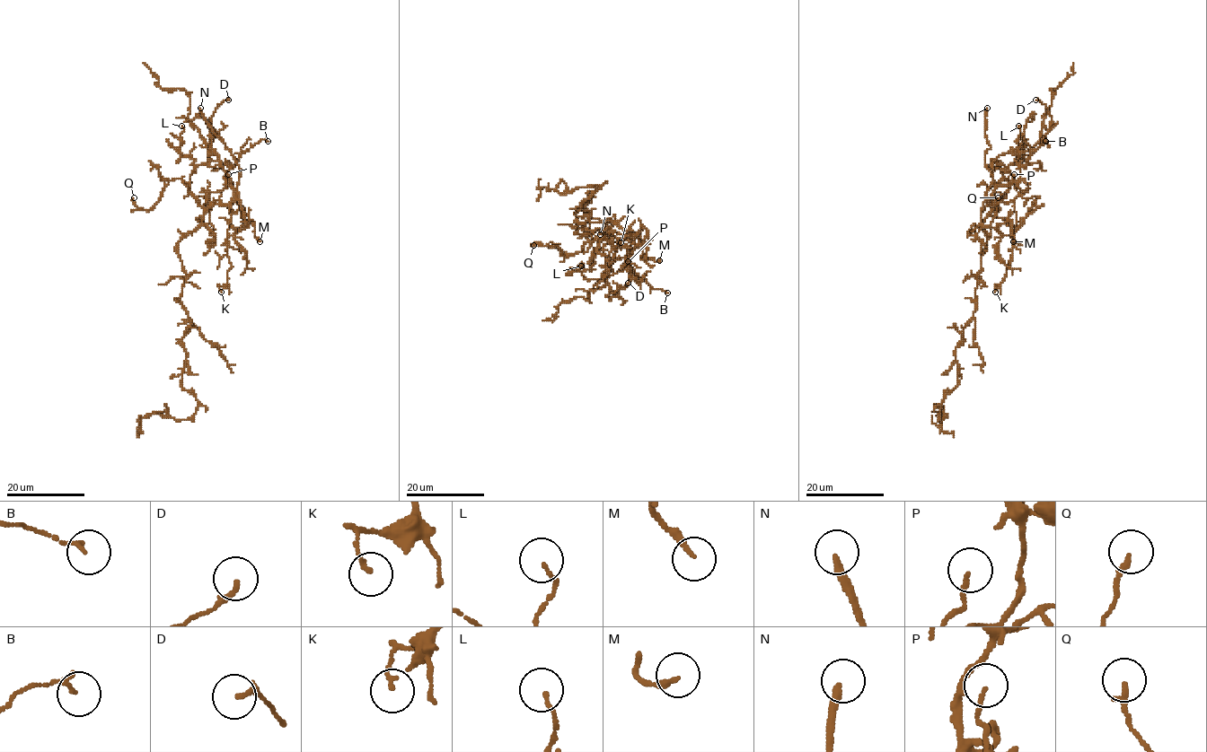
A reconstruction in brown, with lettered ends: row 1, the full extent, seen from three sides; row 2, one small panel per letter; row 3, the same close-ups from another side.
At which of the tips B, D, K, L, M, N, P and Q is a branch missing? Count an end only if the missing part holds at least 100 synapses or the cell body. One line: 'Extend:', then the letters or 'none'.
Extend: N

